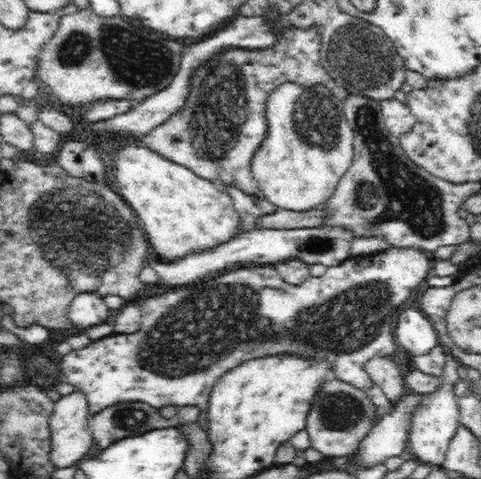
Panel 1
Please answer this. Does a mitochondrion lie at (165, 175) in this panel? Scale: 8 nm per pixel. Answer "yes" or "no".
no

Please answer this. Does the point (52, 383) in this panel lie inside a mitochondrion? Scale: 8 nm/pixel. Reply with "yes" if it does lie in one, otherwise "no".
no

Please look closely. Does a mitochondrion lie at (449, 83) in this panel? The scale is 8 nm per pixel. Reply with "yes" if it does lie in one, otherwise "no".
no

